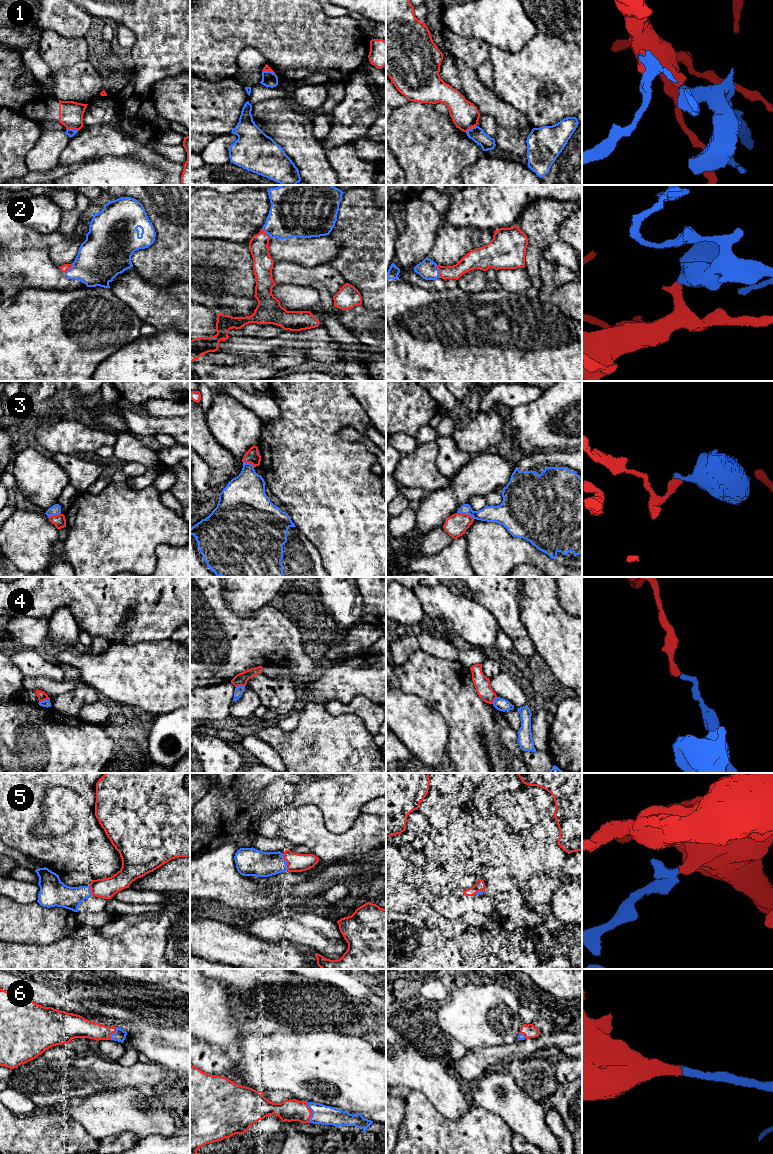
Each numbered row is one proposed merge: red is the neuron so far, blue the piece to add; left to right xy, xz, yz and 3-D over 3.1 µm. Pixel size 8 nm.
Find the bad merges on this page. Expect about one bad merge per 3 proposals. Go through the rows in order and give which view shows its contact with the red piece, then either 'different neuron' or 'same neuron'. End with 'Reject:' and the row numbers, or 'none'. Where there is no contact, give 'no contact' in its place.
1: contact in xy; different neuron
2: contact in yz; same neuron
3: contact in yz; different neuron
4: contact in xy; different neuron
5: contact in xz; same neuron
6: contact in xz; same neuron
Reject: 1, 3, 4

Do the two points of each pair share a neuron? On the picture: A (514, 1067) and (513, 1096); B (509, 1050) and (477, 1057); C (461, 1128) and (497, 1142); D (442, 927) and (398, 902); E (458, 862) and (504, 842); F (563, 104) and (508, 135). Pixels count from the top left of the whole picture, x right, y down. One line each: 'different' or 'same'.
A: different
B: same
C: same
D: same
E: same
F: different

